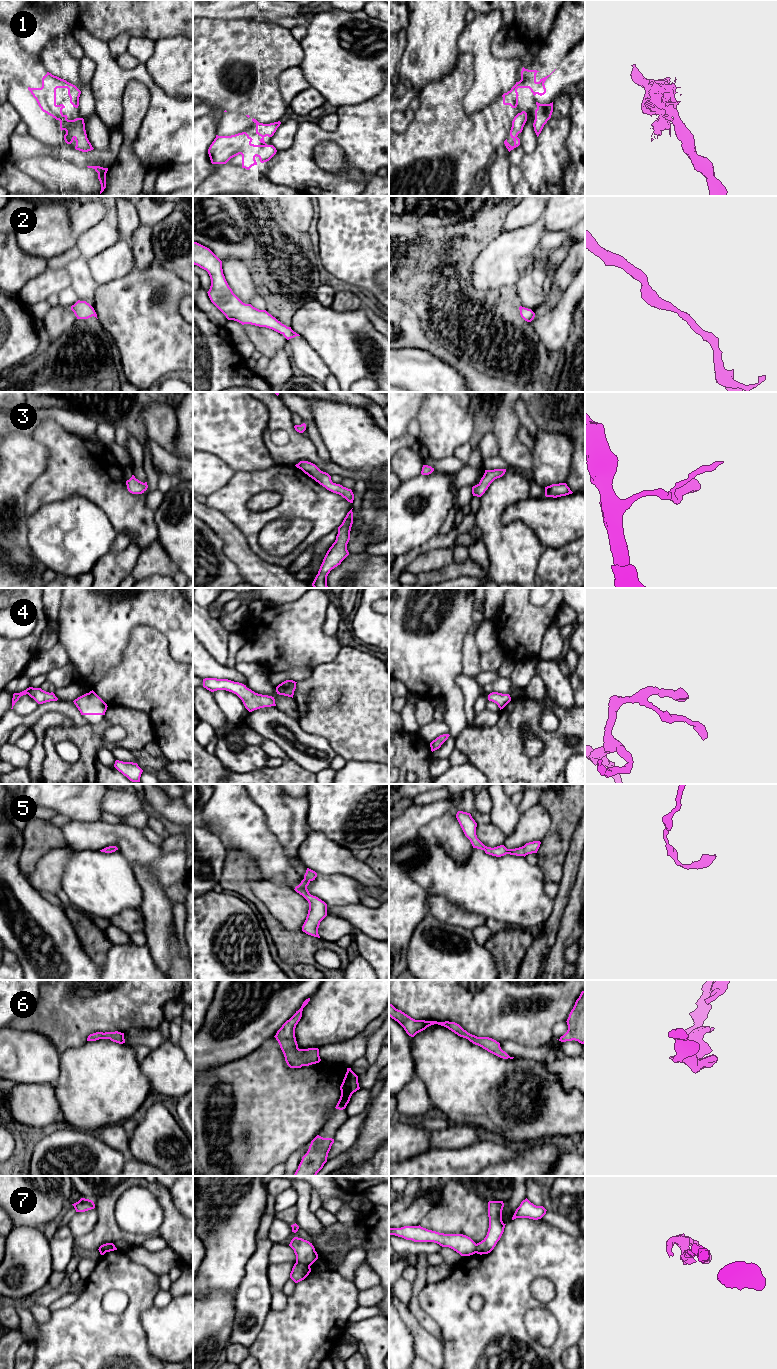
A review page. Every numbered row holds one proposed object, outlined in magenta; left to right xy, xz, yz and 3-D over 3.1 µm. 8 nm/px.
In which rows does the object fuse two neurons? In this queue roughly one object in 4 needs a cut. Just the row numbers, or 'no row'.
7

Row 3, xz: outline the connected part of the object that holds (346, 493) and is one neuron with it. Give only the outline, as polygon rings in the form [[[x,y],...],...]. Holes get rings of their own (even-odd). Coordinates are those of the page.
[[[300,461],[295,466],[301,469],[305,474],[325,487],[327,490],[339,494],[348,502],[353,503],[354,494],[352,490],[343,487],[340,484],[333,483],[331,480],[331,476],[328,473],[321,471],[315,464],[308,461]]]

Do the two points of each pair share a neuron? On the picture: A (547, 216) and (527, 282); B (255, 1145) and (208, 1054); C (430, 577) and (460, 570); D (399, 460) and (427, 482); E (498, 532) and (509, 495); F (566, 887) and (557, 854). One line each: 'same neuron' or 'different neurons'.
A: different neurons
B: different neurons
C: same neuron
D: different neurons
E: same neuron
F: different neurons

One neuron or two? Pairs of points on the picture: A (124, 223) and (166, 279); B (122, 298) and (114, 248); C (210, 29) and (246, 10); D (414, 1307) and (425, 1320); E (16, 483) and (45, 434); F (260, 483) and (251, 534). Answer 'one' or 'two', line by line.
A: two
B: two
C: two
D: one
E: two
F: one

